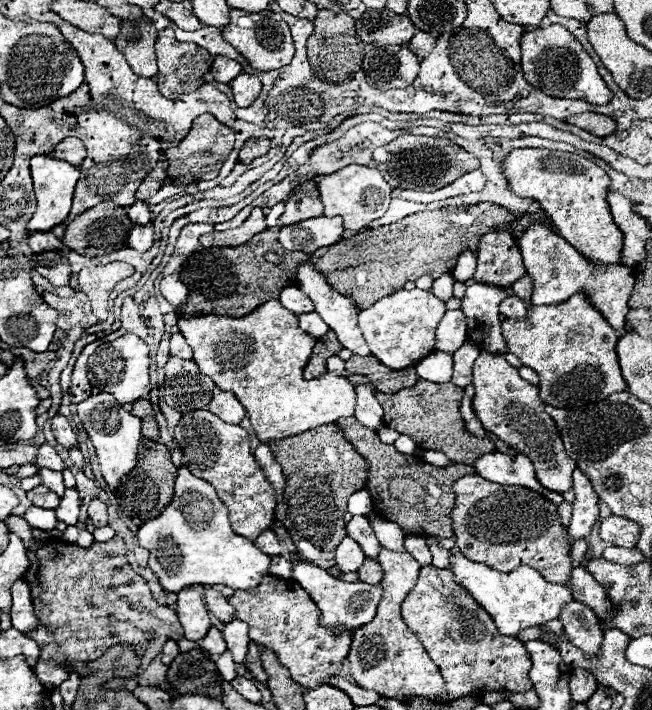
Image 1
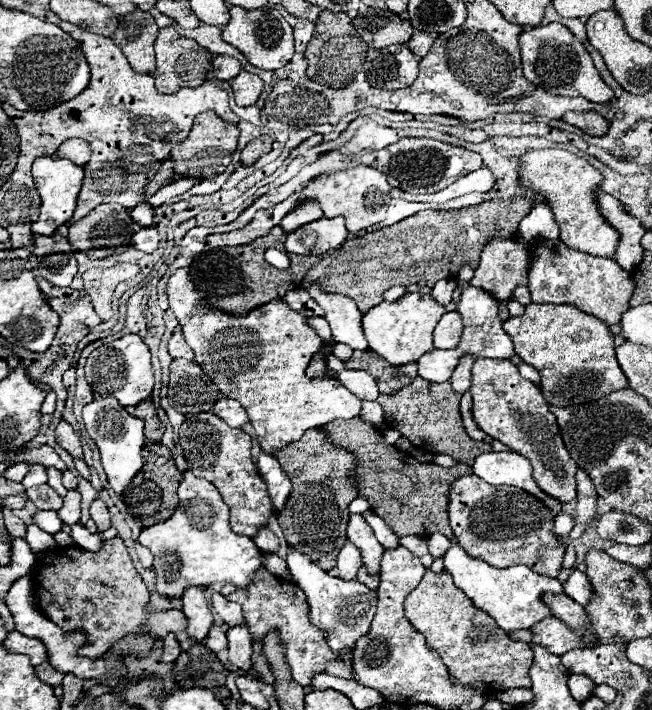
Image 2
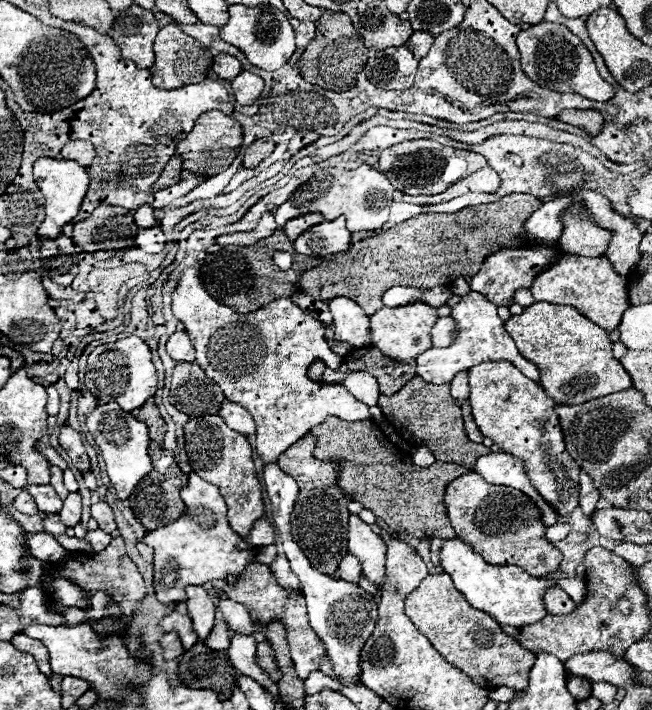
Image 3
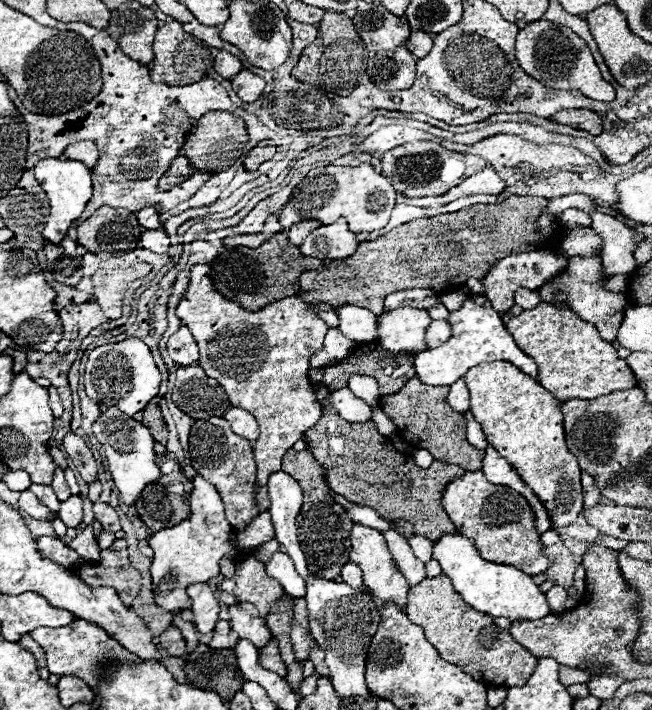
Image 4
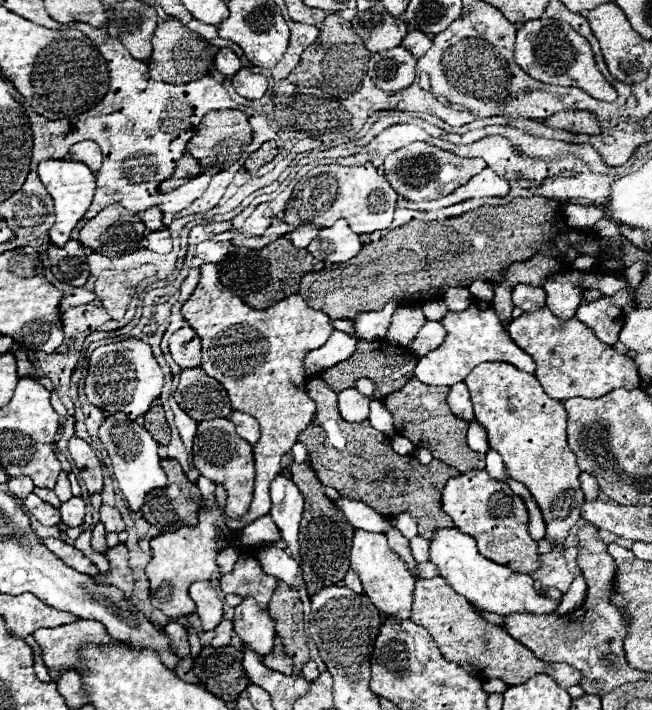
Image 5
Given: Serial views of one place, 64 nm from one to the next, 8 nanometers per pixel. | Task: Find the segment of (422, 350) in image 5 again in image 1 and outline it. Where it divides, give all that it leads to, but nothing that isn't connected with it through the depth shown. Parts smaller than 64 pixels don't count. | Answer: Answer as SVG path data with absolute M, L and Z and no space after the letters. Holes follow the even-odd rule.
M448 310L436 328L436 350L456 352L466 342L466 316L460 310Z

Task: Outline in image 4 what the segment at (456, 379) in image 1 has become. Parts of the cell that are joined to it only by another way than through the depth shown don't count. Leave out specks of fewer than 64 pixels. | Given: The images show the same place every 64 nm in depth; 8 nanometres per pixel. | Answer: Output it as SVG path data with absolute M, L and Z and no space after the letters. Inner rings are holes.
M464 378L456 380L456 382L450 386L448 404L452 406L452 410L456 410L456 412L460 412L460 414L466 414L466 412L470 410L470 394L468 394L468 388L466 388Z

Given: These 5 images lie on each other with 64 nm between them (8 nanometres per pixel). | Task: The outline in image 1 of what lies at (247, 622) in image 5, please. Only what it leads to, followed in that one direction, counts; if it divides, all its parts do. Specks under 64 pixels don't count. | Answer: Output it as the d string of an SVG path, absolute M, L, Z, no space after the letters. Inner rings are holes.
M204 588L206 590L206 606L208 610L220 620L220 622L228 622L228 620L234 620L236 616L236 608L214 588Z

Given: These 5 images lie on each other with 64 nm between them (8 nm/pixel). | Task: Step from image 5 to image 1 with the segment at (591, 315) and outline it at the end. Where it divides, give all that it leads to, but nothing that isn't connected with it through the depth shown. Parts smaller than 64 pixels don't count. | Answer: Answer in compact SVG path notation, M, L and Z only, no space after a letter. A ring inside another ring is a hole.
M532 226L524 232L524 236L516 238L524 266L528 276L532 278L532 304L558 304L566 298L572 298L574 294L582 294L592 308L596 308L622 336L624 334L624 318L628 314L628 298L634 288L634 276L632 270L622 264L600 264L584 258L576 248L566 244L566 240L558 234L554 234L546 226Z

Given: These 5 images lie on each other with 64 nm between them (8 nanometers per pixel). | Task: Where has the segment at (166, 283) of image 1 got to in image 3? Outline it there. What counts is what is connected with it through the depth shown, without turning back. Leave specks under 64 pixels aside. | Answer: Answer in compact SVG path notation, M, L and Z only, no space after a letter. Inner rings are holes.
M190 266L182 272L172 298L174 316L184 322L196 348L196 364L204 368L208 378L222 386L228 400L248 408L252 414L258 430L256 452L264 464L278 462L286 448L298 442L310 428L322 424L328 416L338 416L348 422L370 418L368 406L376 406L380 392L376 378L368 372L350 372L342 382L362 402L342 384L312 382L306 376L314 360L320 359L327 367L337 369L343 358L328 348L324 324L300 310L290 298L278 298L256 312L240 314L208 294L198 266Z

